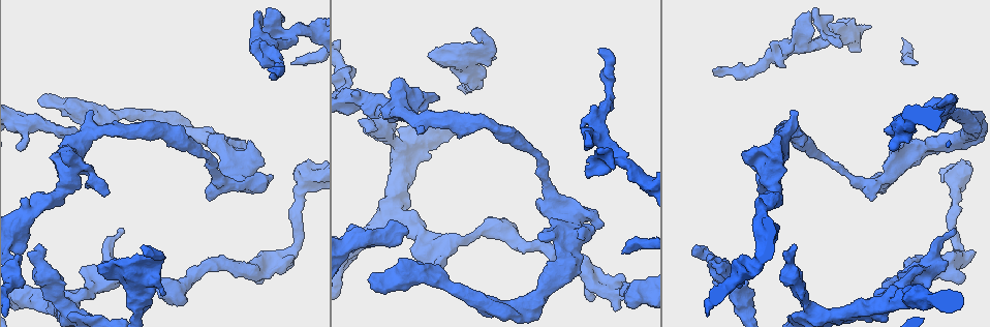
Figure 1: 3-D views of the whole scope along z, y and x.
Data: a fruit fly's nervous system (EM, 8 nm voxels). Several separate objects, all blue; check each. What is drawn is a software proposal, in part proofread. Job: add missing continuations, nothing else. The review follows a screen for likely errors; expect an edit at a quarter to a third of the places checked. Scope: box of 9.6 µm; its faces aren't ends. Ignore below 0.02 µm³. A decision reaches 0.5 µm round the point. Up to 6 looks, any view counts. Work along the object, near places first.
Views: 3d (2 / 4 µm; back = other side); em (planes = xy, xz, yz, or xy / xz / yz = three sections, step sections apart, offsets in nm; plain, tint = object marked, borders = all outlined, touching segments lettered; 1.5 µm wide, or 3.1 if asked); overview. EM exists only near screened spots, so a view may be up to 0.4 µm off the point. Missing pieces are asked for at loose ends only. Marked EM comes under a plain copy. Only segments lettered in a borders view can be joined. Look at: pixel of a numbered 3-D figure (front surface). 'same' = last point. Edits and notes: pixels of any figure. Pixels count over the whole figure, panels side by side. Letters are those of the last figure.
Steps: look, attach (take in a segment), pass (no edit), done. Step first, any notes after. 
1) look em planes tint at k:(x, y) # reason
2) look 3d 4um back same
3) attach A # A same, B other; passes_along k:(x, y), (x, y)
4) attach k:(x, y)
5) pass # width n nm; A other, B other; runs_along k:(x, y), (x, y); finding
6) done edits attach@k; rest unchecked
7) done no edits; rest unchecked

look 3d 2um at 1:(372, 130)

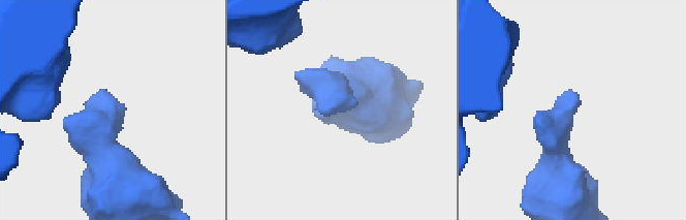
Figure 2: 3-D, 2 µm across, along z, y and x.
look em planes borders at 2:(335, 104) # need the tissue

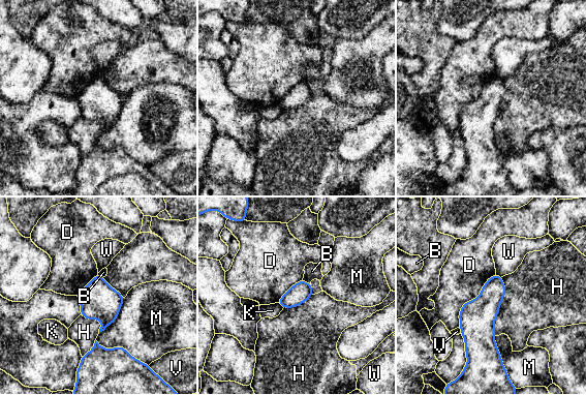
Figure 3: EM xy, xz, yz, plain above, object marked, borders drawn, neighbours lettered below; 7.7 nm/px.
pass # B other, D other, H other, K other, M other, V other, W other; border 3:(501, 277), (505, 294), (494, 335); none of them fits

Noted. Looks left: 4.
look em planes tint at 1:(161, 295) # free end

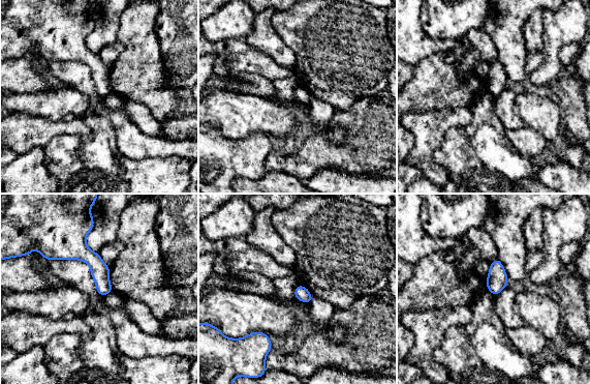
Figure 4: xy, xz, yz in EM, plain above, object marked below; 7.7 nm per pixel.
look em planes borders same # see the neighbours

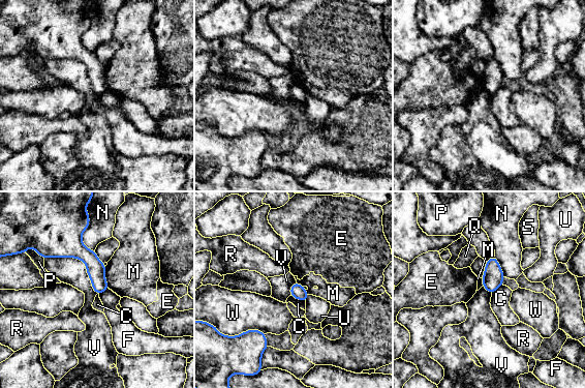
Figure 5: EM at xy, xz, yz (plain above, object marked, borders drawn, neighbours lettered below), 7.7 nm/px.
pass # C other, E other, F other, M other, N other, P other, Q other, R other, S other, U other, V other, W other; border 5:(44, 258), (80, 259), (97, 293); no lettered segment goes on from it

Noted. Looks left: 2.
look em xz step 8 borders at 1:(956, 232)

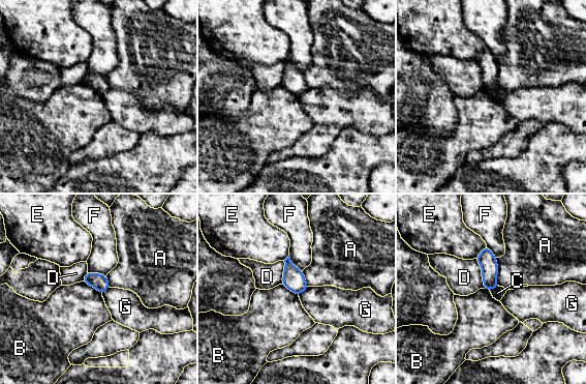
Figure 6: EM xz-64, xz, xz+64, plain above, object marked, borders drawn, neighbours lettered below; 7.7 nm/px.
look em planes borders same

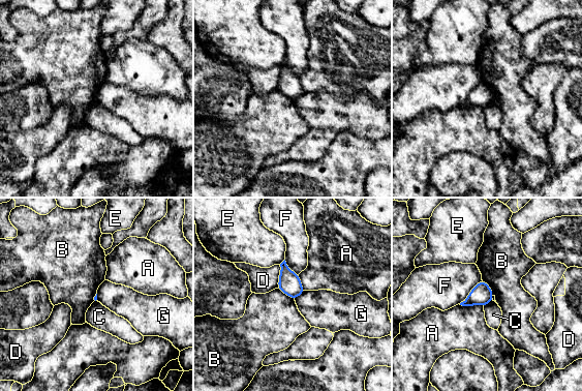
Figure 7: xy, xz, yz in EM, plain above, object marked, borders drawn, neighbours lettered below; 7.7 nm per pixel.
pass # A other, B other, C other, D other, E other, F other, G other; border 7:(482, 279), (490, 288), (493, 295); no lettered segment goes on from it

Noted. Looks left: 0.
done no edits; rest unchecked

